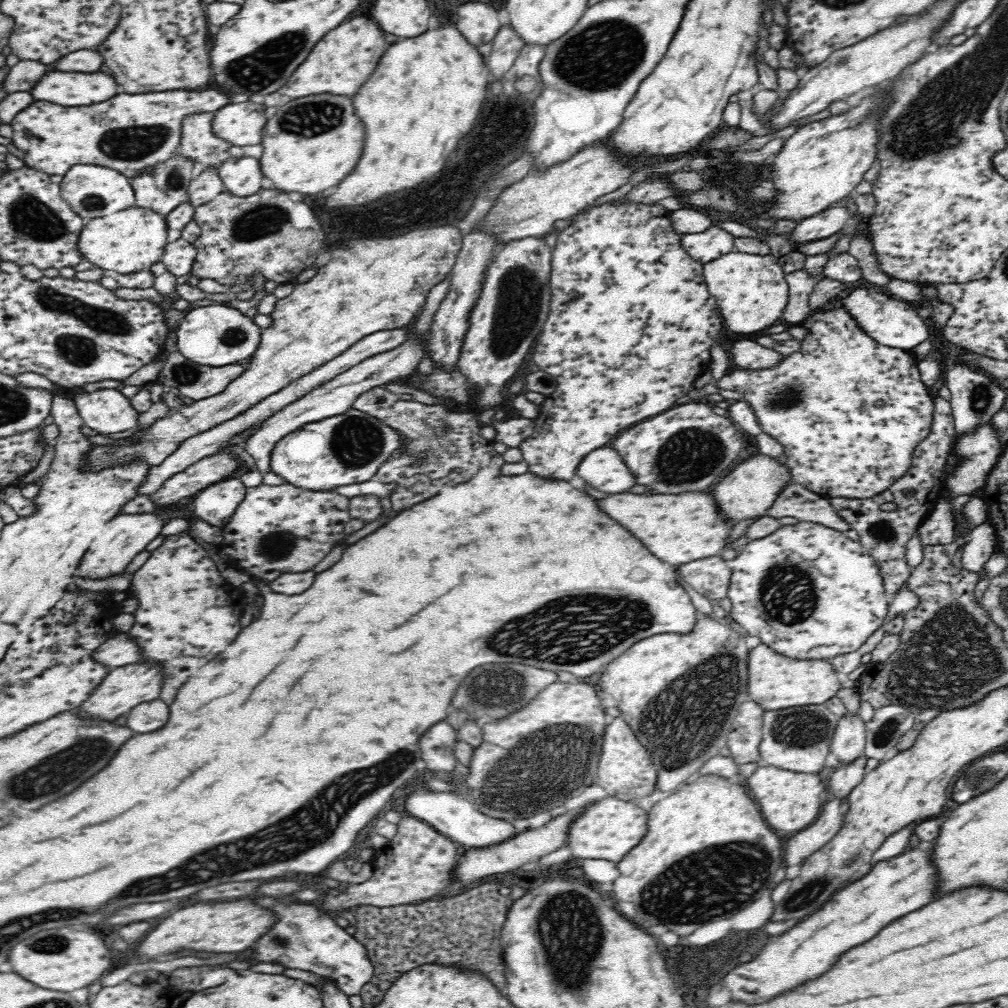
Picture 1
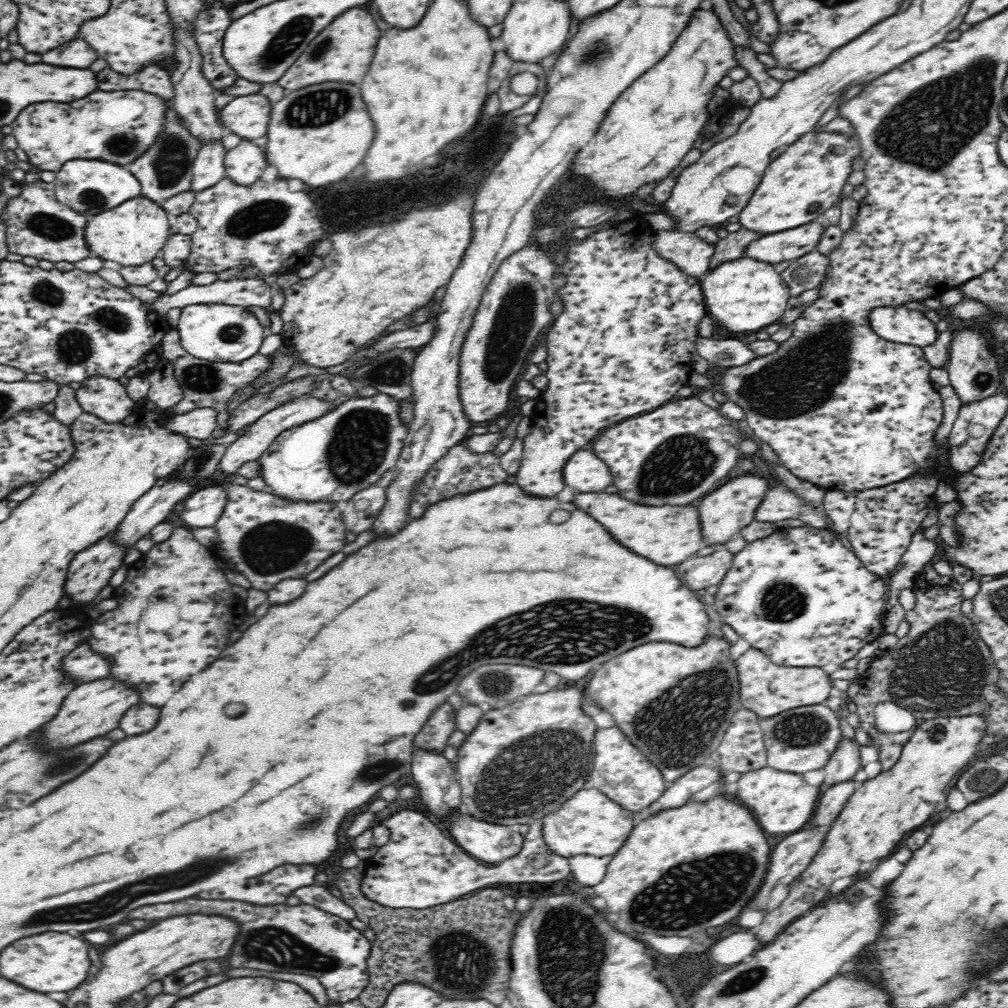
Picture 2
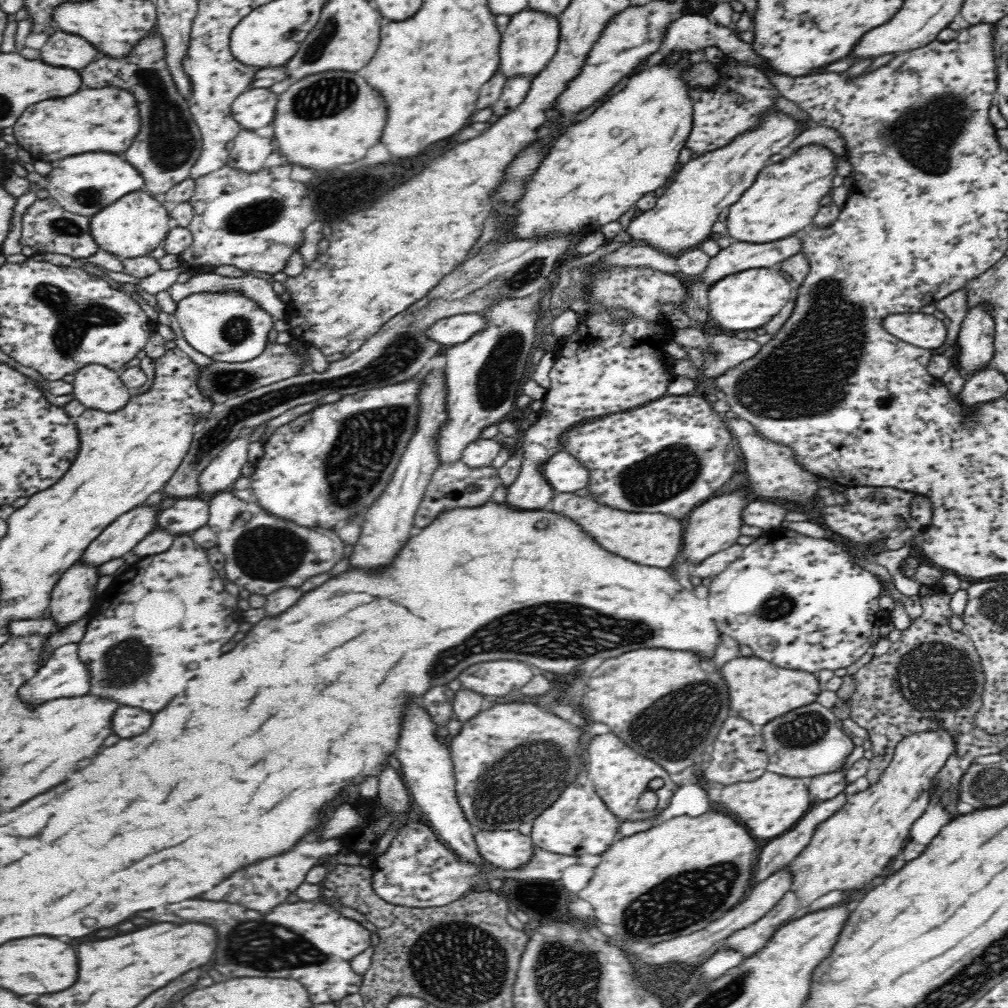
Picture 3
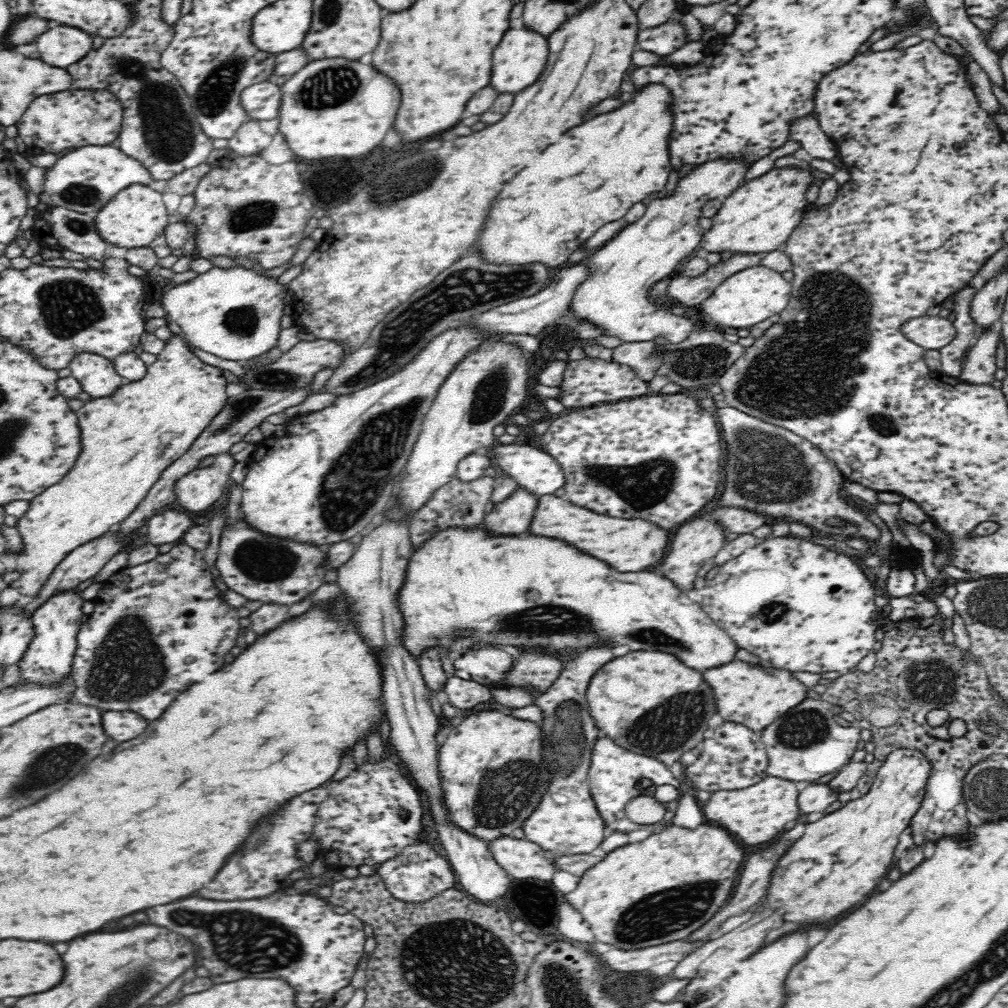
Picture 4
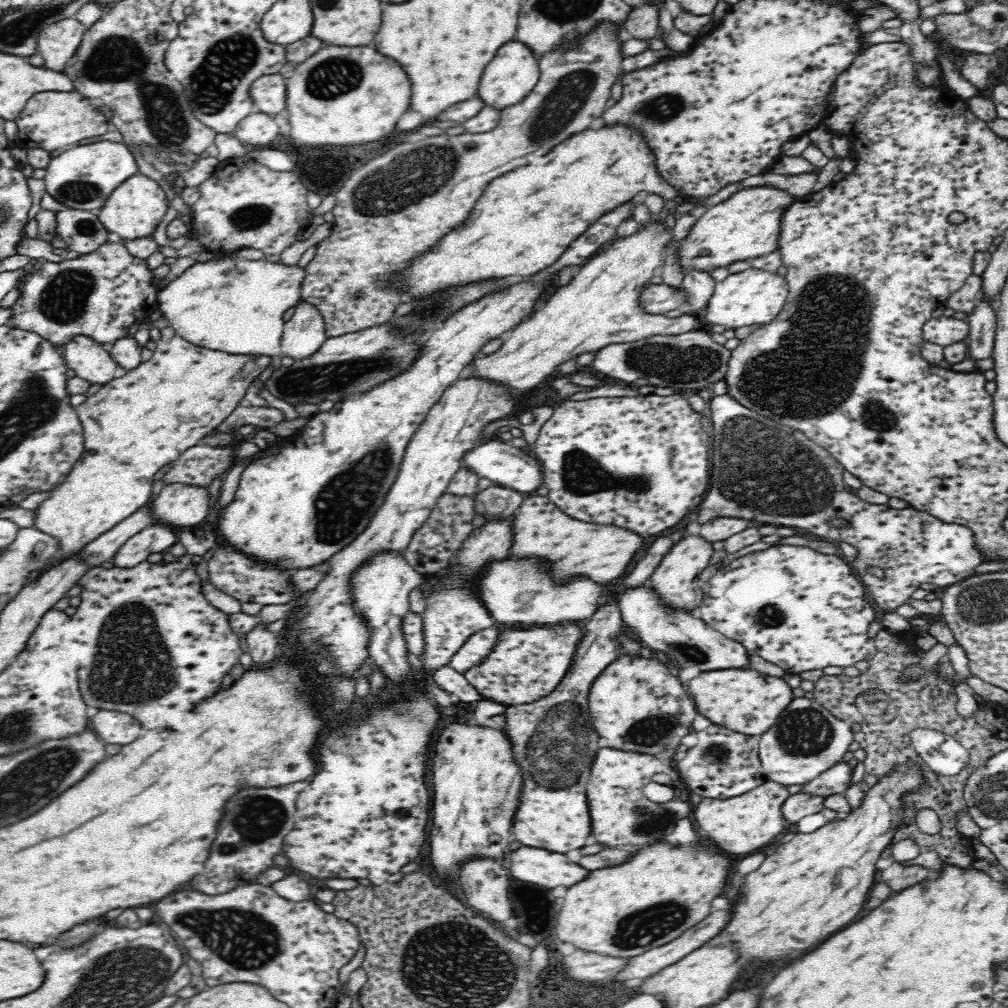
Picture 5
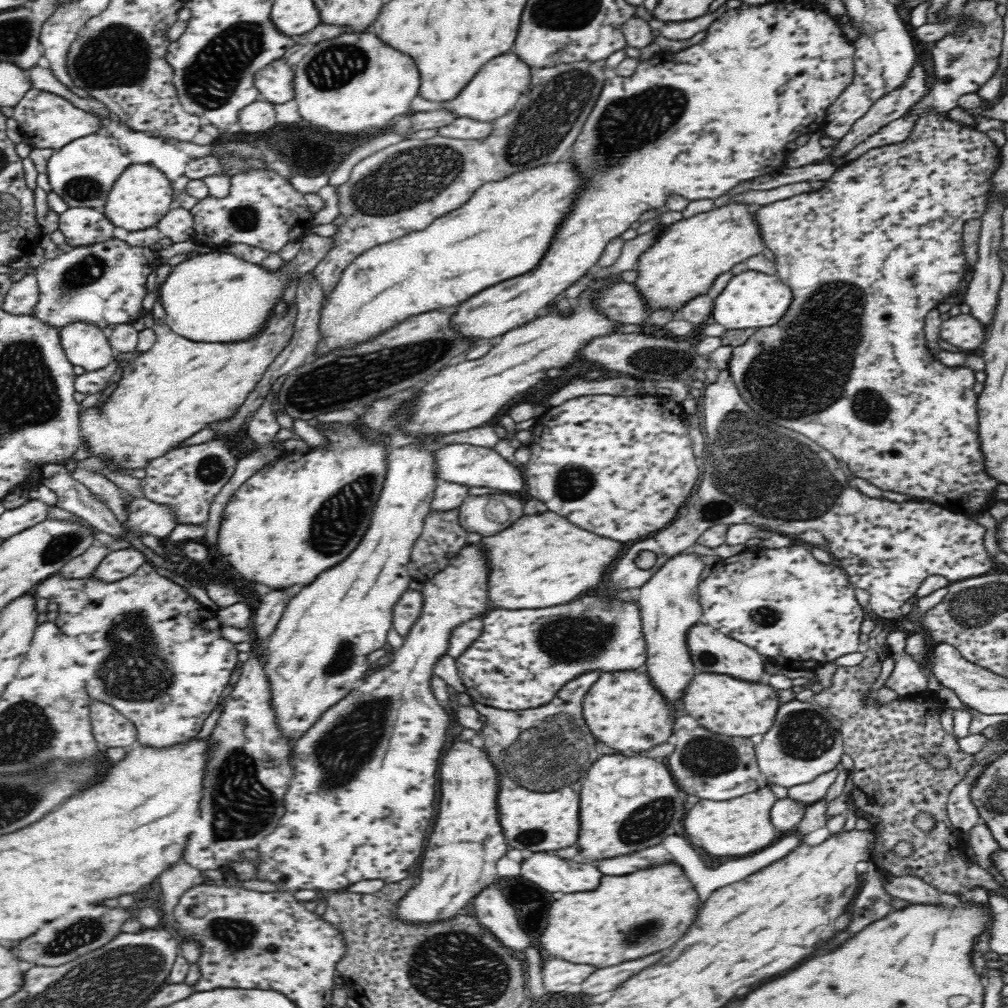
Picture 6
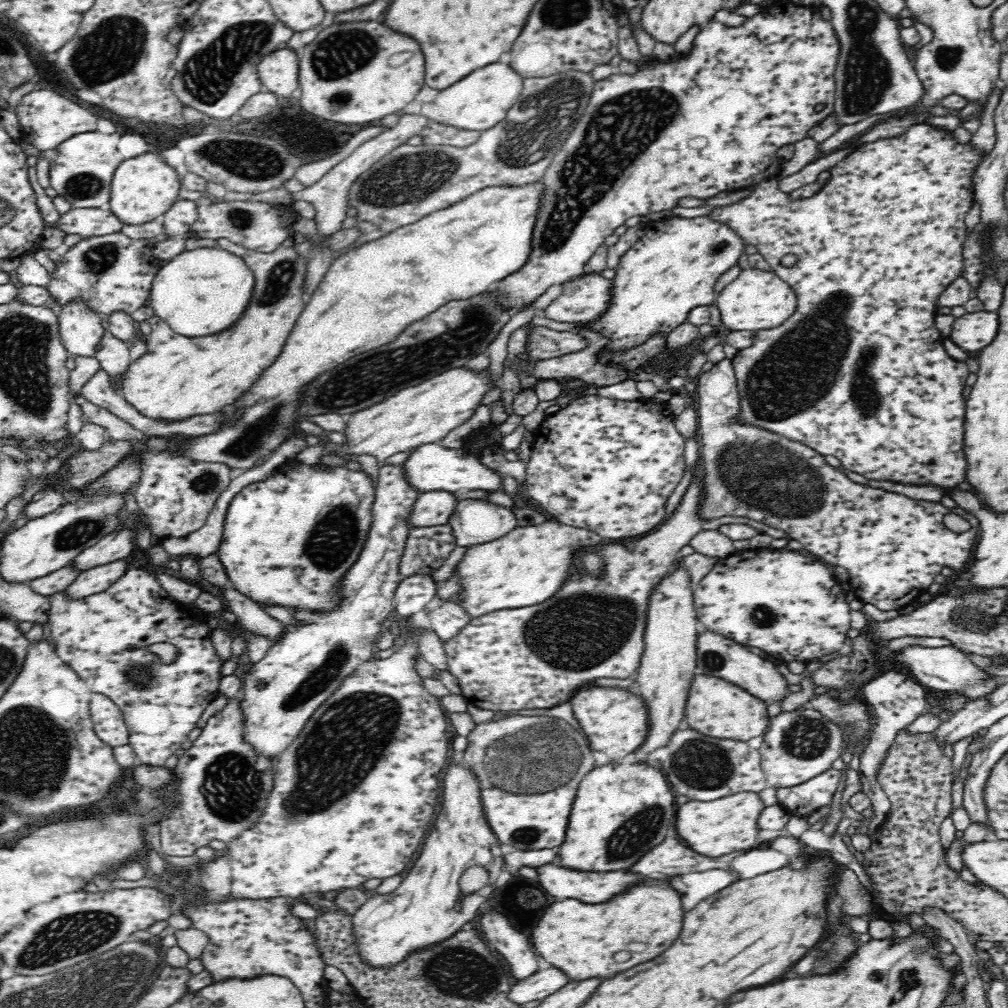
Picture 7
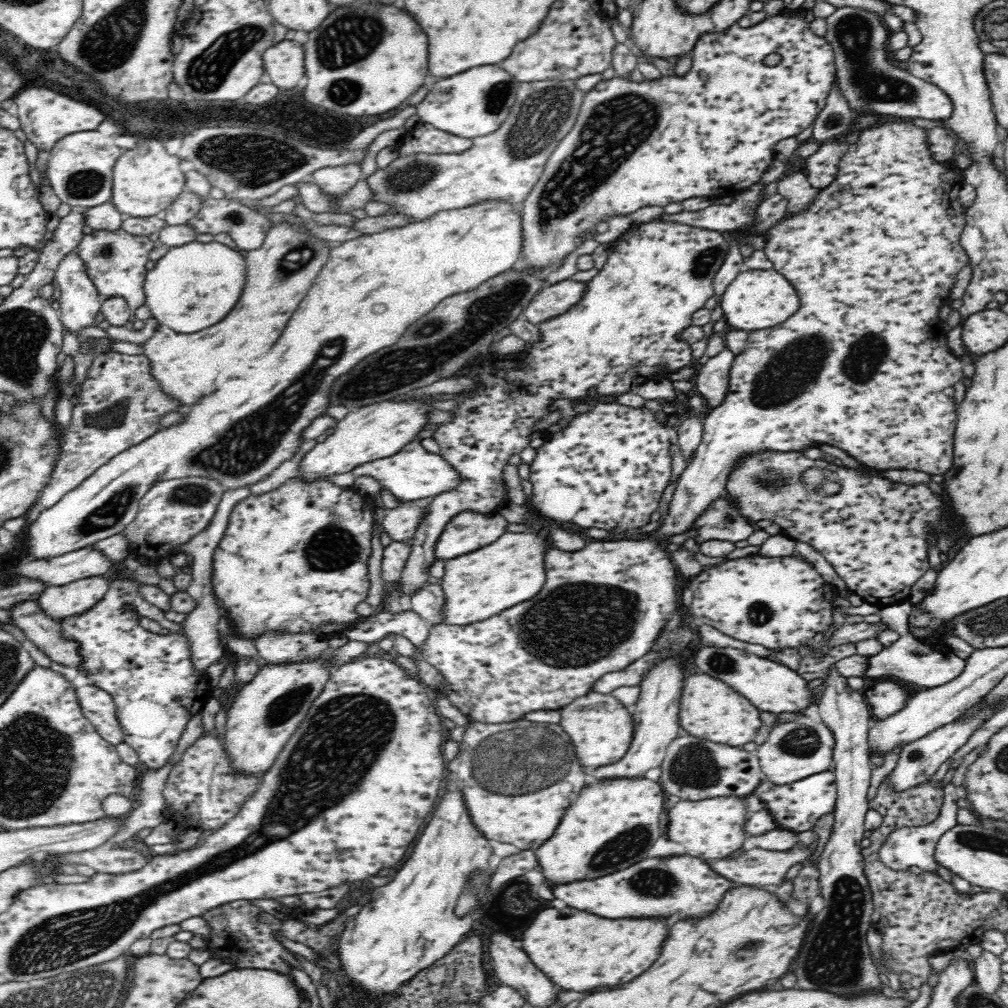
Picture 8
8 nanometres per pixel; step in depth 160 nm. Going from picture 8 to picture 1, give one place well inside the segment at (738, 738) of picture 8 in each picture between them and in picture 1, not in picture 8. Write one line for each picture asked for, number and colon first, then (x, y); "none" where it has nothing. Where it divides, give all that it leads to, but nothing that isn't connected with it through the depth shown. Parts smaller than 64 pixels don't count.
1: (775, 682)
2: (766, 688)
3: (759, 691)
4: (754, 696)
5: (746, 701)
6: (725, 705)
7: (715, 707)

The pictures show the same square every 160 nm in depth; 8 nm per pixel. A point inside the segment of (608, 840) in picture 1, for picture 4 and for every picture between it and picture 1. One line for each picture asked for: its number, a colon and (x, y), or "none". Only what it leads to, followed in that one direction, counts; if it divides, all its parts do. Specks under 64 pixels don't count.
2: (590, 823)
3: (579, 822)
4: (566, 822)

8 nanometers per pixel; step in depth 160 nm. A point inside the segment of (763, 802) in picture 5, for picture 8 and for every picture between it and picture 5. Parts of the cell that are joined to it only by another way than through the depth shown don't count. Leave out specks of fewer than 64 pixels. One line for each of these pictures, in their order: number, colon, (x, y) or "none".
6: (740, 826)
7: (727, 825)
8: (713, 828)

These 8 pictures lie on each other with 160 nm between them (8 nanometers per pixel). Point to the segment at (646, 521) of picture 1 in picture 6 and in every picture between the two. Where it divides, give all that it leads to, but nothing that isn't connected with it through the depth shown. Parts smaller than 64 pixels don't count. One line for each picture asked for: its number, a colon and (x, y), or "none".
2: (667, 535)
3: (655, 539)
4: (628, 545)
5: (603, 553)
6: (542, 560)

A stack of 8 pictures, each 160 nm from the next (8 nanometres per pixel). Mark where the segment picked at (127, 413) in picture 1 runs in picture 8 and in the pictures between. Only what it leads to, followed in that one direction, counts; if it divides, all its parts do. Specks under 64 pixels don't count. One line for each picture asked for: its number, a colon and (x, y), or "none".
2: (103, 397)
3: (96, 387)
4: (97, 376)
5: (90, 361)
6: (85, 345)
7: (80, 329)
8: (80, 302)

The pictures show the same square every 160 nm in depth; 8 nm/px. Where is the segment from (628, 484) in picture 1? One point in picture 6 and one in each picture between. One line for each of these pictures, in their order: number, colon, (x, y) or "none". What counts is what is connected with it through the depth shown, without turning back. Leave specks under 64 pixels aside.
2: (585, 470)
3: (565, 473)
4: (530, 467)
5: (505, 465)
6: (467, 464)

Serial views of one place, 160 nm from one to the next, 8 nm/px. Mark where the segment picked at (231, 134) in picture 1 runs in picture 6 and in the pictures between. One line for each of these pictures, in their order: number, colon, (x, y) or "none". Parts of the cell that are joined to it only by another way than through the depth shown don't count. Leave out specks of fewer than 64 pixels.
2: (248, 116)
3: (255, 108)
4: (261, 101)
5: (268, 93)
6: (274, 82)

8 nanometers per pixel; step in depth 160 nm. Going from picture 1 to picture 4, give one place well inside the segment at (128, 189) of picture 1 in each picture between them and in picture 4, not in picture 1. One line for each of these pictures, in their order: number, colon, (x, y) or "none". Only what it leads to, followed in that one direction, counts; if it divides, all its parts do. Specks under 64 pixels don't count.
2: (90, 186)
3: (84, 184)
4: (83, 180)

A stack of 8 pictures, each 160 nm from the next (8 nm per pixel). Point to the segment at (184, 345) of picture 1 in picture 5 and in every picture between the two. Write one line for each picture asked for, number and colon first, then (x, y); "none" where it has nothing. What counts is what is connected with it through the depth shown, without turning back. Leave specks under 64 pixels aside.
2: (218, 333)
3: (226, 327)
4: (234, 314)
5: (233, 305)

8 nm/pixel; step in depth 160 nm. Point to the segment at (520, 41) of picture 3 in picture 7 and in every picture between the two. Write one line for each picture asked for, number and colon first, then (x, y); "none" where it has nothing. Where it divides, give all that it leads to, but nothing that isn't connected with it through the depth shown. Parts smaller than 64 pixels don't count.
4: (522, 55)
5: (512, 75)
6: (495, 91)
7: (481, 101)

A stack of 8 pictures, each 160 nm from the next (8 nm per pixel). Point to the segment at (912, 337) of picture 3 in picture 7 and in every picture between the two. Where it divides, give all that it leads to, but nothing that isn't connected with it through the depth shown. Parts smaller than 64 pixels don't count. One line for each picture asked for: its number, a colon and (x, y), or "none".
4: (930, 332)
5: (944, 331)
6: (964, 331)
7: (973, 331)

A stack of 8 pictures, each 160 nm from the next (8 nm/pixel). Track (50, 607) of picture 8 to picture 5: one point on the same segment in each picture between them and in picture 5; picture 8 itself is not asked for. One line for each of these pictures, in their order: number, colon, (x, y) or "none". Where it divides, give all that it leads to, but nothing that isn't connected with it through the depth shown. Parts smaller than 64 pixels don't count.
5: (159, 537)
6: (118, 564)
7: (99, 578)

